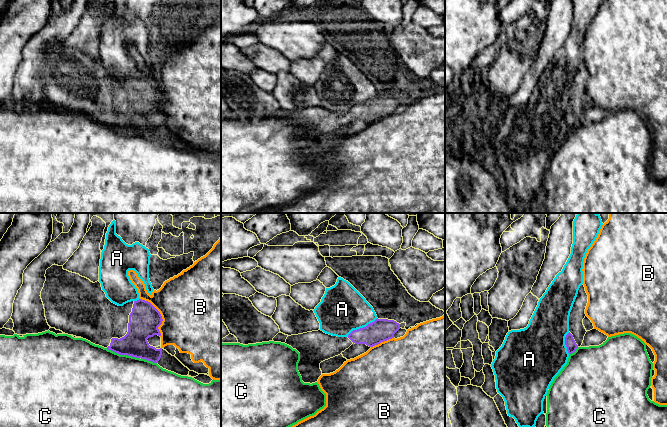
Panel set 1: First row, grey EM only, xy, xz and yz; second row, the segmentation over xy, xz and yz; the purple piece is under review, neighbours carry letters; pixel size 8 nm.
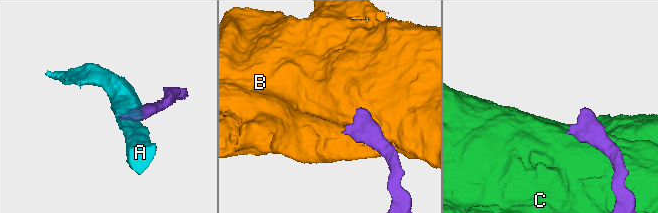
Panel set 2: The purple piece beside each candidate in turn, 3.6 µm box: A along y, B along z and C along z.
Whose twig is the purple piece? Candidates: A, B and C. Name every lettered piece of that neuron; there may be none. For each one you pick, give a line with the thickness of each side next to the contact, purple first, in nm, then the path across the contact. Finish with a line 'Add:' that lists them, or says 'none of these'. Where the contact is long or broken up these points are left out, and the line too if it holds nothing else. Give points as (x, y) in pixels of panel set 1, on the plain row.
Add: none of these

